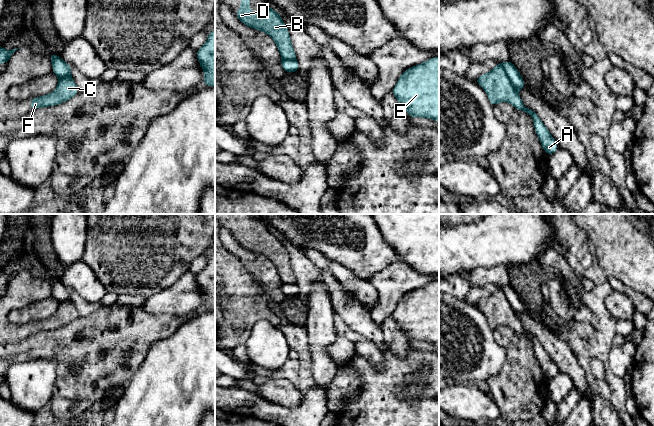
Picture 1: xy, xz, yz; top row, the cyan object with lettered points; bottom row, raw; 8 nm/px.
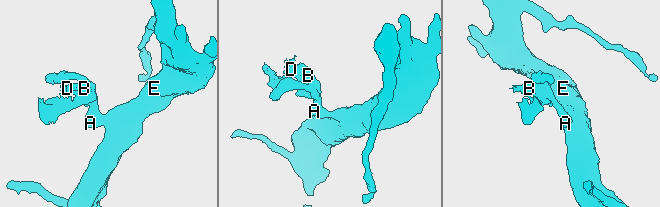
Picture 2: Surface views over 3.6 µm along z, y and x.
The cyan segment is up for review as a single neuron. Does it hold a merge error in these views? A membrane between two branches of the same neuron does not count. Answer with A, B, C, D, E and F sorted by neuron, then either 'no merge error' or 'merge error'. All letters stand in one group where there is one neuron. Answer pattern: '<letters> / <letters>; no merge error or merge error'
A E / B C D F; merge error

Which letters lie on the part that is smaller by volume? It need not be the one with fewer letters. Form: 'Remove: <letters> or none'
Remove: B, C, D, F

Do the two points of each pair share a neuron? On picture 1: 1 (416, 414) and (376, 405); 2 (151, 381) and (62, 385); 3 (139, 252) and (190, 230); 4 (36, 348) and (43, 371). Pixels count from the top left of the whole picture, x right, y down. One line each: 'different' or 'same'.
1: same
2: different
3: same
4: different

